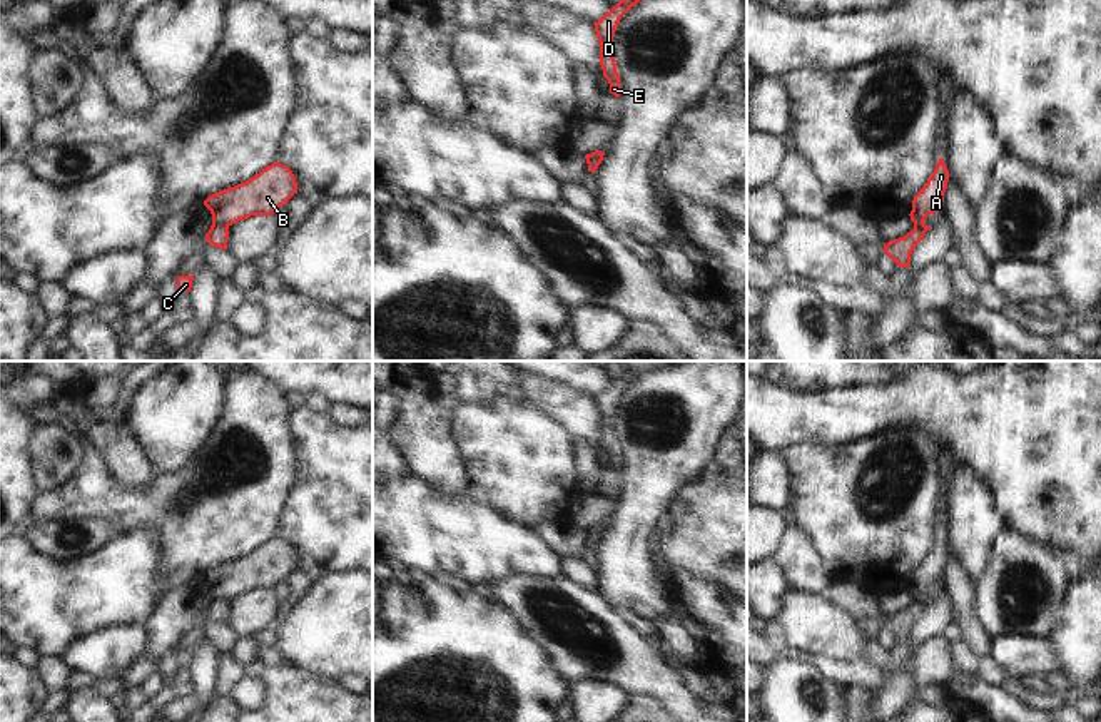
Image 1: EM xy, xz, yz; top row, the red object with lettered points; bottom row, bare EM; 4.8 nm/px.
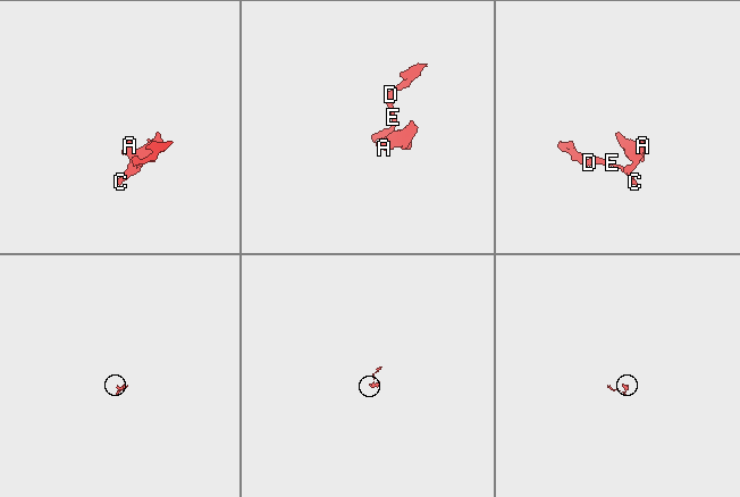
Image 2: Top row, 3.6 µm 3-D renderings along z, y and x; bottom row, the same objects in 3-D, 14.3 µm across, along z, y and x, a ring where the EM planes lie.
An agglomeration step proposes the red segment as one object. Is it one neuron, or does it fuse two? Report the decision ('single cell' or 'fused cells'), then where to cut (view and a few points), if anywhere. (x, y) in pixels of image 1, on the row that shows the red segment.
fused cells; cut xy (228, 224), (213, 226)

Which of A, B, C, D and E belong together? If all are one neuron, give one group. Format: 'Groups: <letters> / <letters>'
Groups: A B / C D E

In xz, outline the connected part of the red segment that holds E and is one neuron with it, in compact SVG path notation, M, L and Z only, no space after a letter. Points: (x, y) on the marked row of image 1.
M620 0L610 12L593 23L600 42L600 65L603 69L603 77L608 80L610 94L615 97L620 97L622 85L613 58L613 35L620 18L638 2L640 0Z

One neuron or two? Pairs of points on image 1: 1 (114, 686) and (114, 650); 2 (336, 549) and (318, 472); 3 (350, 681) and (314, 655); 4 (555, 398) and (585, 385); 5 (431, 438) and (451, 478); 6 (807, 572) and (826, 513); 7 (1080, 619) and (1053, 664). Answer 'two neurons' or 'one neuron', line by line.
1: two neurons
2: one neuron
3: two neurons
4: two neurons
5: one neuron
6: two neurons
7: two neurons

